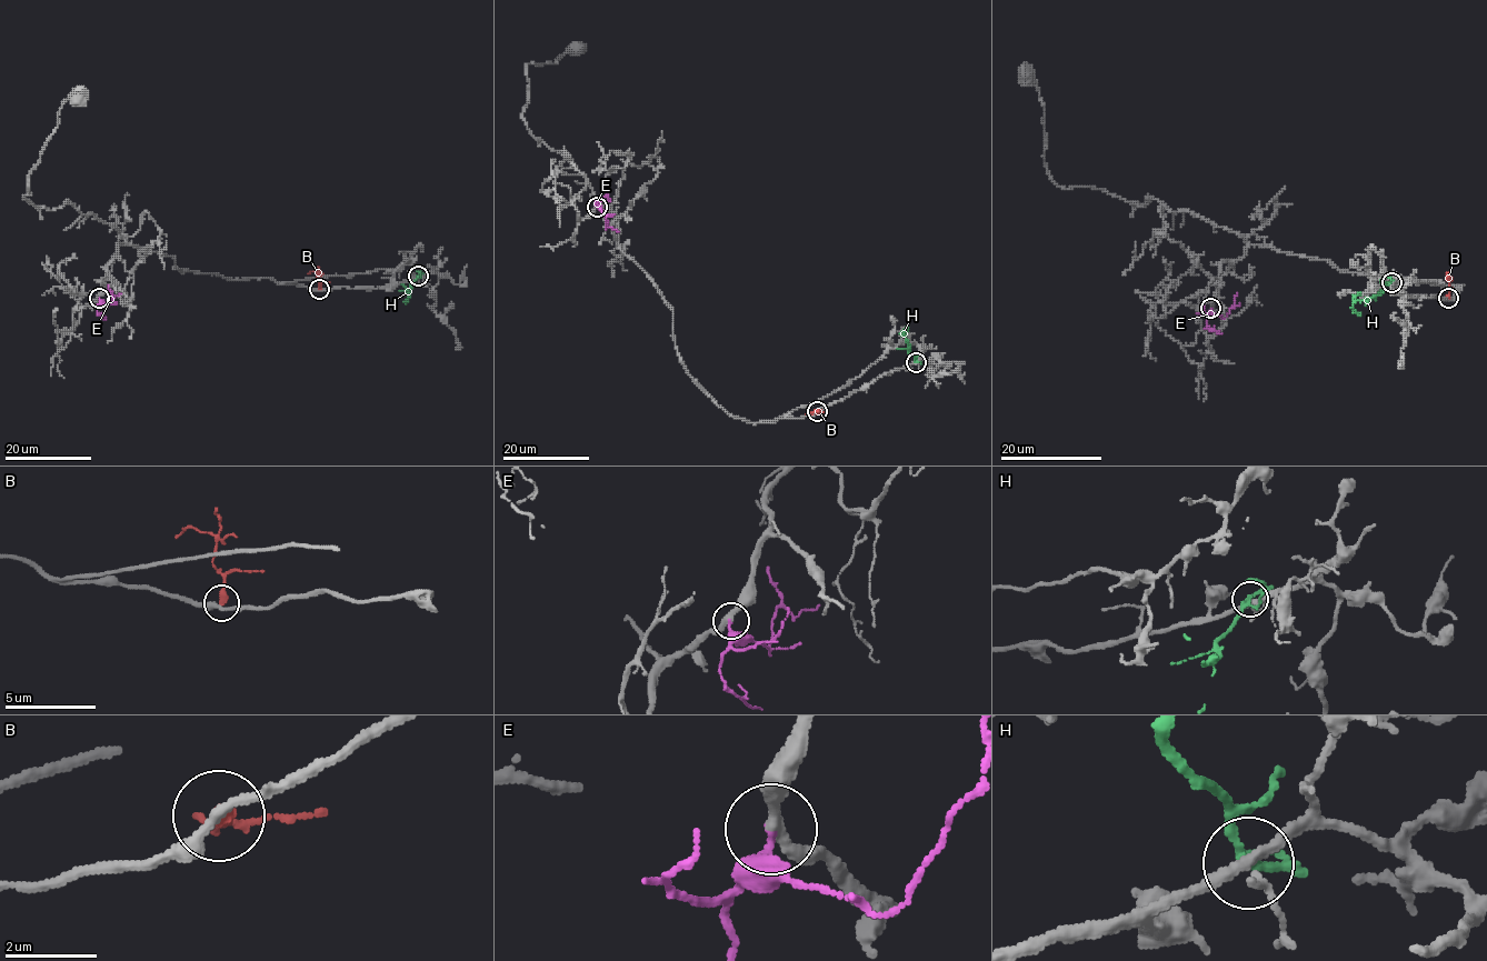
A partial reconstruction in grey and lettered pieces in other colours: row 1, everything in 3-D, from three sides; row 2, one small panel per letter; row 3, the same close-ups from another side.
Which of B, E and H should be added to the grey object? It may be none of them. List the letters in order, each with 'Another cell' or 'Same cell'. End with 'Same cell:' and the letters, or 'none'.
B: Another cell
E: Same cell
H: Another cell
Same cell: E

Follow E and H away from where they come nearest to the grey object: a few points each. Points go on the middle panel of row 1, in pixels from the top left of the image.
E: (596, 207), (604, 211), (606, 224), (618, 231)
H: (916, 362), (905, 338), (906, 330), (905, 337)

